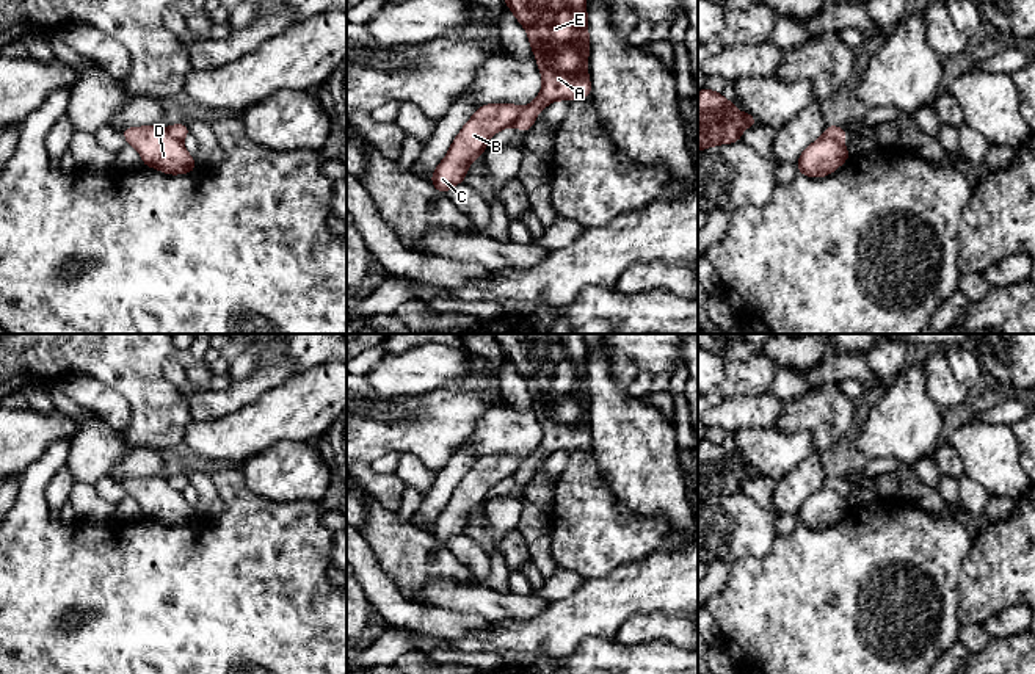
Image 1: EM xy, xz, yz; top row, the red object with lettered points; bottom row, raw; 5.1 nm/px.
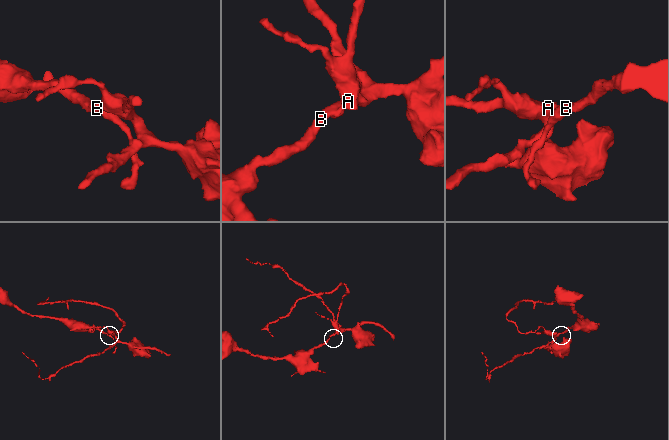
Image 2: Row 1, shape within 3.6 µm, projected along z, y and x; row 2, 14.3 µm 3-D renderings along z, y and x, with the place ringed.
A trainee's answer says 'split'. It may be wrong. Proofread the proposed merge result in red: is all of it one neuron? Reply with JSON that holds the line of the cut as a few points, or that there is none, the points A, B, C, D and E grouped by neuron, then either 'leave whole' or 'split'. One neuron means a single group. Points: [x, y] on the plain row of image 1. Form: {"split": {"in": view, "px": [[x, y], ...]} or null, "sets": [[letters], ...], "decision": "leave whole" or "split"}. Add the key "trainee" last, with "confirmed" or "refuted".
{"split": {"in": "xz", "px": [[526, 458], [515, 477]]}, "sets": [["A", "E"], ["B", "C", "D"]], "decision": "split", "trainee": "confirmed"}

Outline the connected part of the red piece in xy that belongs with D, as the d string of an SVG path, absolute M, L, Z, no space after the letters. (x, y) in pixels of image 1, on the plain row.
M127 478L121 481L127 495L135 498L144 517L155 519L165 525L187 525L196 519L180 491L176 491L166 478Z

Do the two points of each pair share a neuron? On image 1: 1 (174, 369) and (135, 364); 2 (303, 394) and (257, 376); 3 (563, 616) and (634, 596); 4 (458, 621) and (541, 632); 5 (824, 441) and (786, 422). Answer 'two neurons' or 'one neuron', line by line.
1: two neurons
2: two neurons
3: one neuron
4: two neurons
5: one neuron

